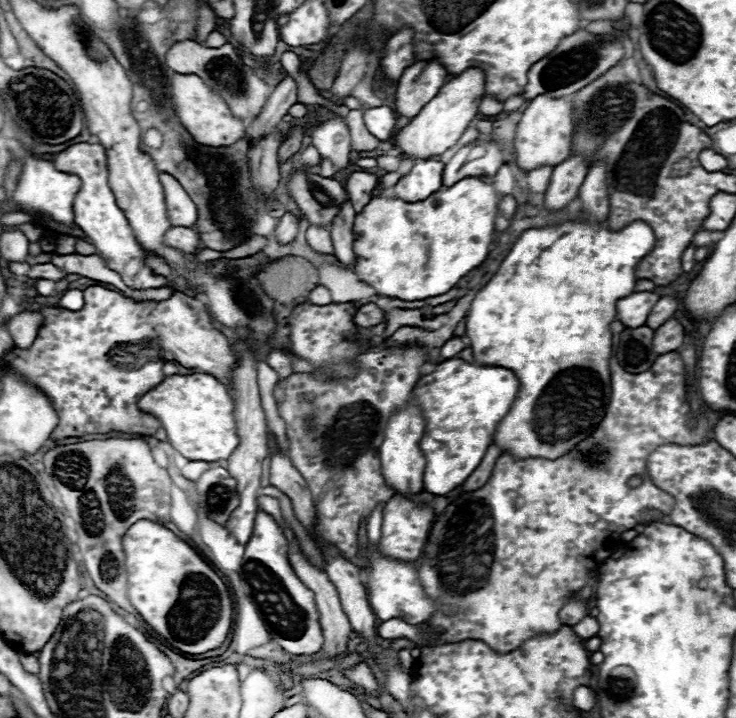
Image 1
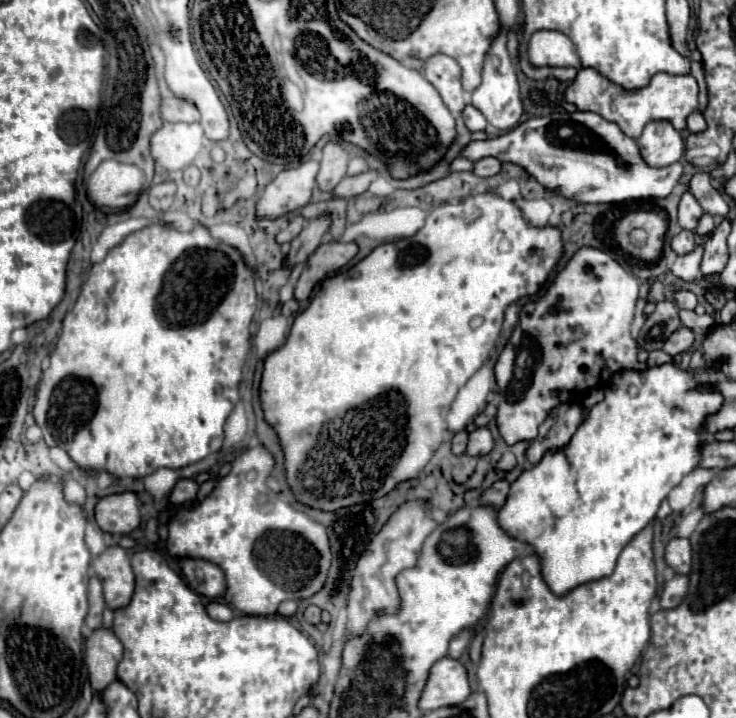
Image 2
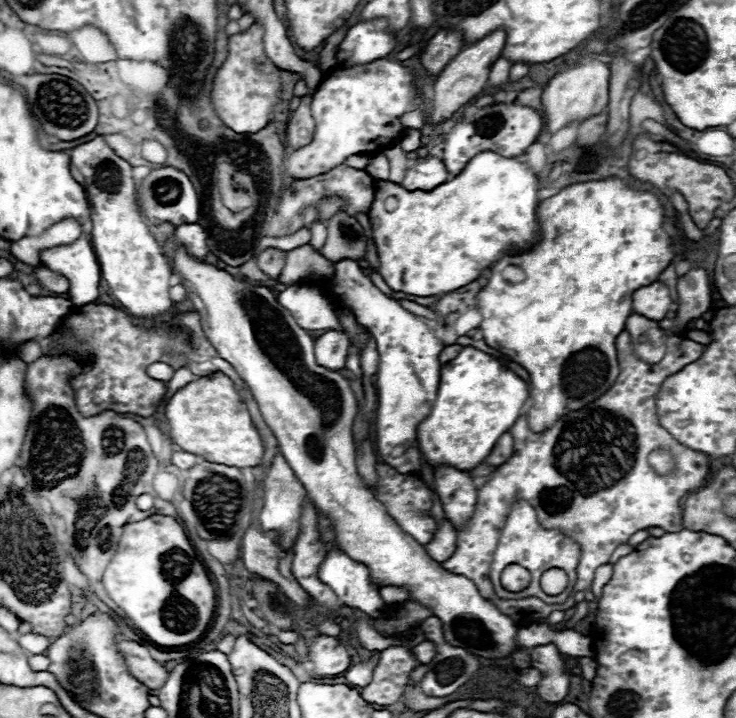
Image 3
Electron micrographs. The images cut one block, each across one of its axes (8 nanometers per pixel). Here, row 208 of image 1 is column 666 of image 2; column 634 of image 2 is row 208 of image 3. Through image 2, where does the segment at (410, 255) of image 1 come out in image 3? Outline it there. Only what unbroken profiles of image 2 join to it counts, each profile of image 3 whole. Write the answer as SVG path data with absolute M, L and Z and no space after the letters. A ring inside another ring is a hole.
M496 152L476 154L458 176L430 192L410 192L390 180L376 180L376 196L368 210L368 218L380 260L378 274L394 292L422 298L448 294L470 284L508 248L520 250L536 242L536 236L540 236L536 228L536 194L536 176L518 162L518 158L502 158Z

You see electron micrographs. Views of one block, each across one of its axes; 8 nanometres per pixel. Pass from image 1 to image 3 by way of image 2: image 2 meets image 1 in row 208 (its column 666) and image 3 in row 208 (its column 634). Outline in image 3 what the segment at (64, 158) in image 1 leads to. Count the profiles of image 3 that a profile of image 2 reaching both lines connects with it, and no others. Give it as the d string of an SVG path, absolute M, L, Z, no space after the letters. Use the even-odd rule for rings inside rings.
M102 136L72 148L70 162L74 178L80 176L78 182L82 184L90 204L90 242L100 264L102 278L112 288L114 298L136 318L152 318L166 312L172 306L168 296L172 274L158 242L150 234L150 228L142 222L134 194L132 166L116 156ZM108 180L116 180L116 184L106 184Z

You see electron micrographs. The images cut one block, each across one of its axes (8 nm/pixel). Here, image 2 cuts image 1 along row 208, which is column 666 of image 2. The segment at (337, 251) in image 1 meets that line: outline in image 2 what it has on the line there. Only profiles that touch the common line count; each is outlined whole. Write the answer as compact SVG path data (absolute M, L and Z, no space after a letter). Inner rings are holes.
M682 326L682 328L678 328L678 330L664 342L662 350L664 350L666 354L670 354L670 356L676 356L676 354L686 352L686 350L692 346L692 342L694 342L694 332Z

